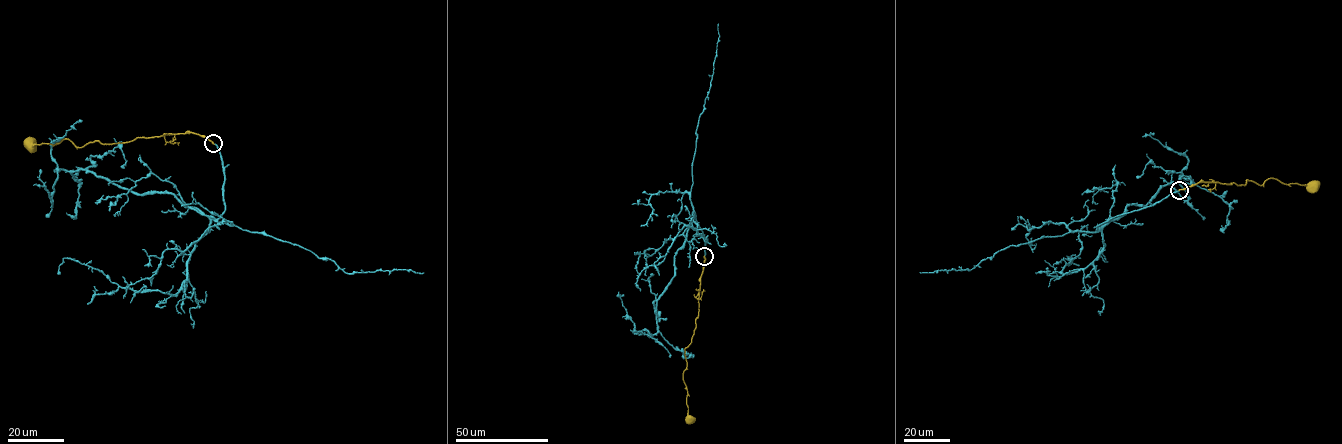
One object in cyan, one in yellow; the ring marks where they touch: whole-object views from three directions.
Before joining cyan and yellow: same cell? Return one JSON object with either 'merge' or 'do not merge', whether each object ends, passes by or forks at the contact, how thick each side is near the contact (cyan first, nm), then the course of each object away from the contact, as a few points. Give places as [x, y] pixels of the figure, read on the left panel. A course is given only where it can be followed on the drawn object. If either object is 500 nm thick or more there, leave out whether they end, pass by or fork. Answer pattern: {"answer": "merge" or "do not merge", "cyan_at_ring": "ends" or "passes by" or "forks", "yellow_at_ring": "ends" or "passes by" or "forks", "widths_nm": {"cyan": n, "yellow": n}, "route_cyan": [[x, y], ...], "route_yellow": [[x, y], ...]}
{"answer": "merge", "cyan_at_ring": "ends", "yellow_at_ring": "ends", "widths_nm": {"cyan": 260, "yellow": 260}, "route_cyan": [[214, 143], [225, 175], [217, 219], [171, 193], [58, 170], [51, 147], [82, 120]], "route_yellow": [[213, 144], [192, 132], [137, 137], [125, 143], [98, 140], [79, 147], [64, 138], [53, 145], [31, 145]]}

